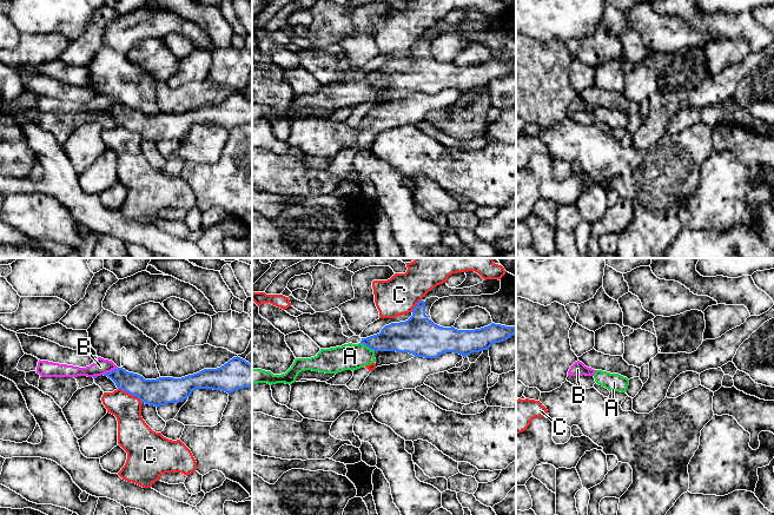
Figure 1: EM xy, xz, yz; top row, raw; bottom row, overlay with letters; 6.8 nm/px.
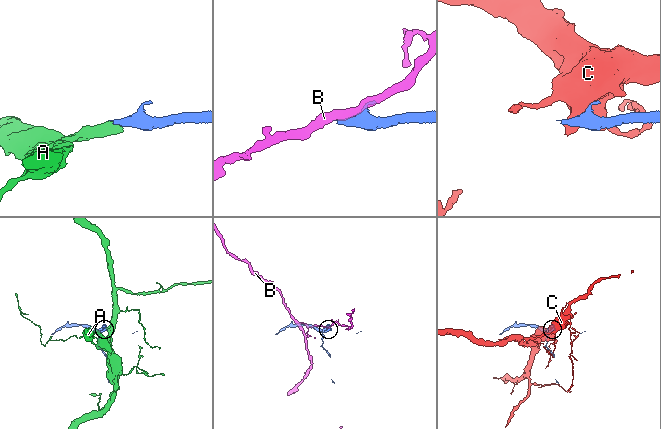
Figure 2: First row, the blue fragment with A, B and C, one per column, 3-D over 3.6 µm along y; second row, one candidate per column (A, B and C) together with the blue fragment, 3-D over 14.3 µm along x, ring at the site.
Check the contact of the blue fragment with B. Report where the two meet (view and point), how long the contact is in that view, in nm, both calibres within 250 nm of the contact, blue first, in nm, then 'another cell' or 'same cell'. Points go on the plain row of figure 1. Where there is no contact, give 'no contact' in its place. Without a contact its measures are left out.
meets blue in xy at (111, 107); contact 110 nm long; 150 nm thick on the blue side, 110 nm on the other; another cell

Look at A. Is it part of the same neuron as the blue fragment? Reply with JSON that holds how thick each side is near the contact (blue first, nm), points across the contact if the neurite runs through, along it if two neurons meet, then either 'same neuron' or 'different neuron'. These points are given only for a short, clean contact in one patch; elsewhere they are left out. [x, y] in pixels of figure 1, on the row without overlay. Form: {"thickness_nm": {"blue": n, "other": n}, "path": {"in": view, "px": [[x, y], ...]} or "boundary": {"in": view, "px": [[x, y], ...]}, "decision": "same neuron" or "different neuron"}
{"thickness_nm": {"blue": 200, "other": 180}, "path": {"in": "xz", "px": [[401, 73], [391, 73], [368, 83], [358, 92], [350, 92]]}, "decision": "same neuron"}

